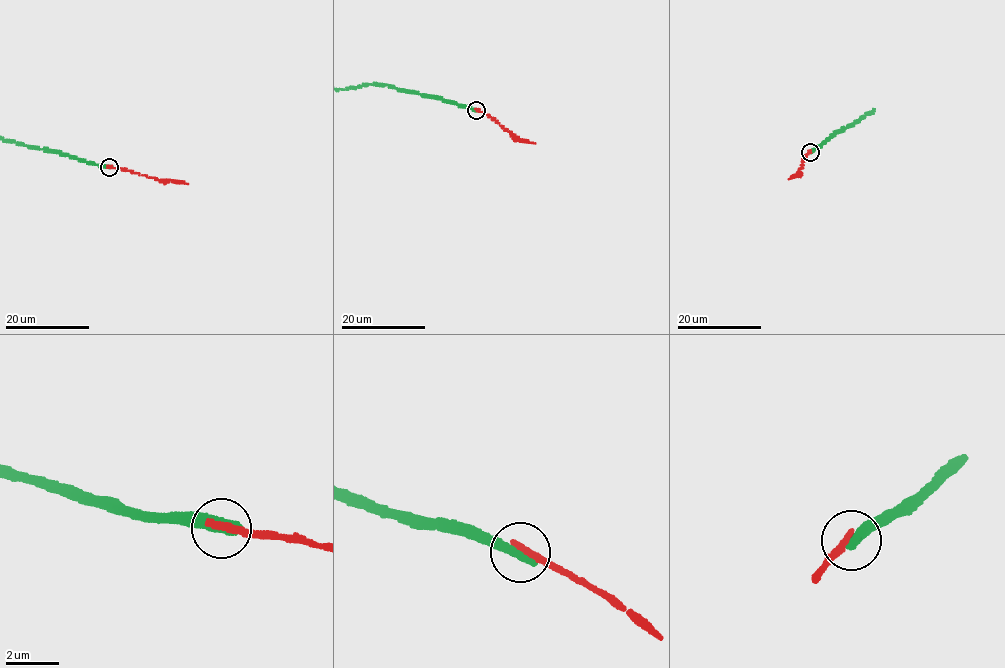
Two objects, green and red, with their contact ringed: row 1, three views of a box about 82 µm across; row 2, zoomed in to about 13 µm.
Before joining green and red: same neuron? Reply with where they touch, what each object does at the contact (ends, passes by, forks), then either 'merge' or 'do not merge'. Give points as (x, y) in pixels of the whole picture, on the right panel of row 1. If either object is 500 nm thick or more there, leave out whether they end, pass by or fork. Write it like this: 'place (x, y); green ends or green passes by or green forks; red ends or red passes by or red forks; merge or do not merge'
place (810, 152); green ends; red ends; do not merge

